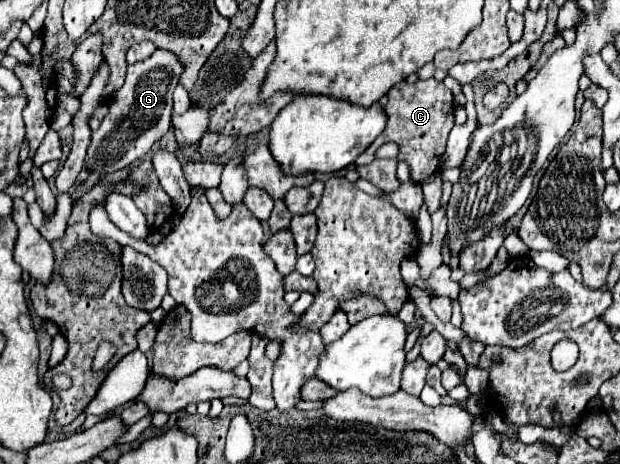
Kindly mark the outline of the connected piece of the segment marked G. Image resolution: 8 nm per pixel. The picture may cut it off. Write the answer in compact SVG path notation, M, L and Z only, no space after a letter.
M156 49L146 61L128 67L126 83L116 91L116 103L110 105L110 113L102 121L100 129L92 133L92 143L86 155L86 167L102 175L120 171L134 161L140 161L156 141L160 141L170 129L172 117L172 91L178 85L178 77L184 71L184 63L168 49Z

